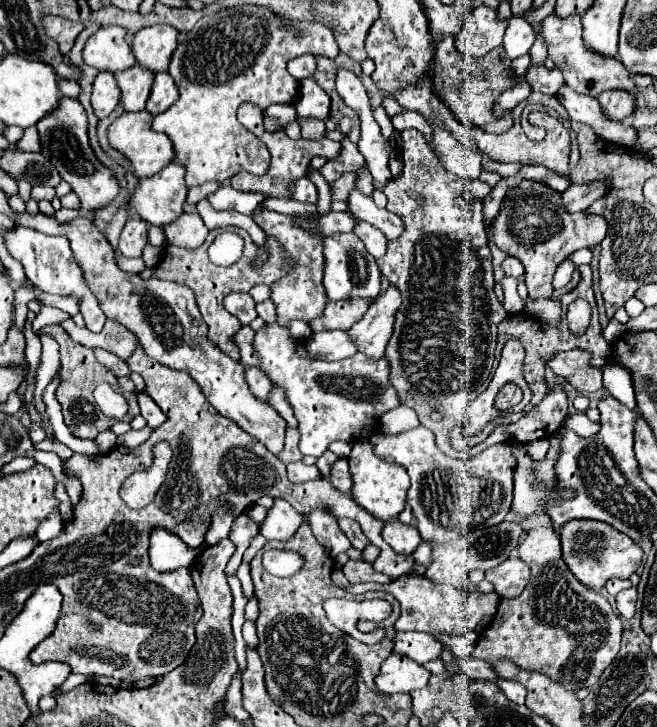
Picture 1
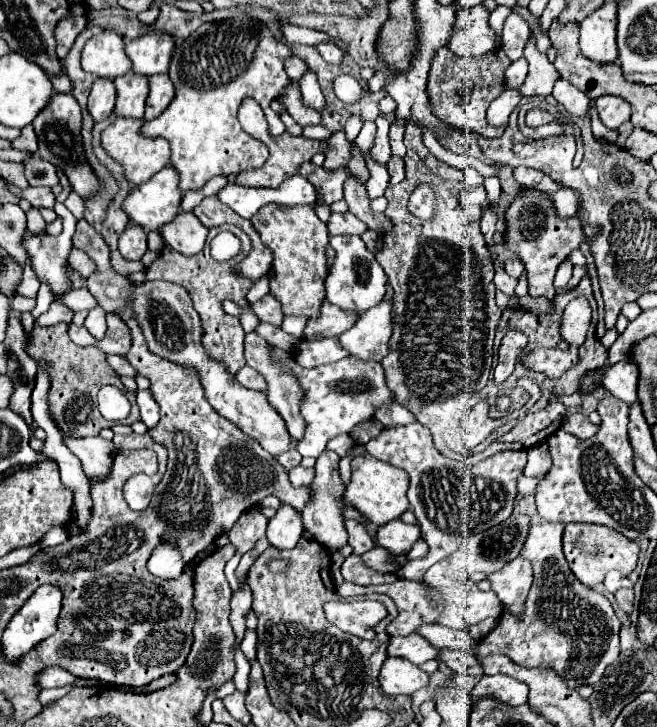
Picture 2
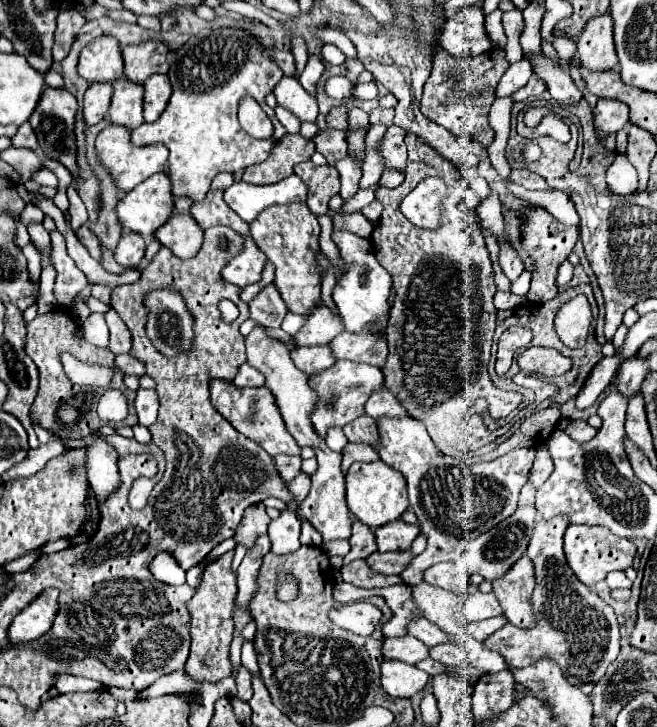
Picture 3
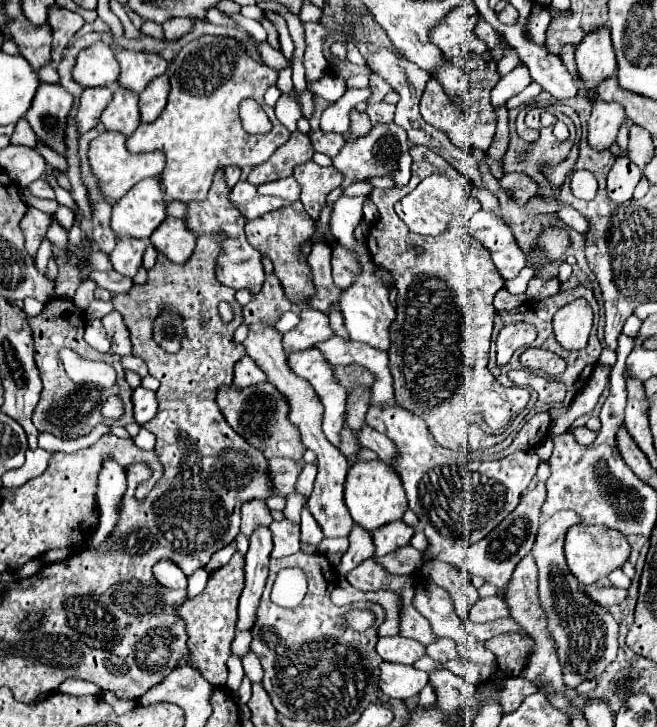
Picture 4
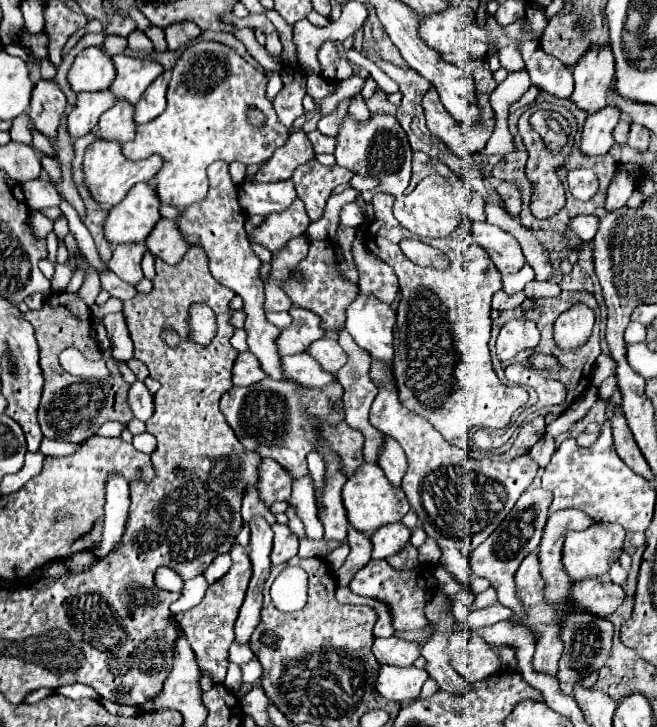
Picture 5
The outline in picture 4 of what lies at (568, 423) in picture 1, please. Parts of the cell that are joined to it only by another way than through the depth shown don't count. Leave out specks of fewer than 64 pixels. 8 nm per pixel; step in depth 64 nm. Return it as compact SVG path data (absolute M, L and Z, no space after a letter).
M576 428L576 430L574 430L574 438L576 438L578 444L588 446L588 444L592 444L592 442L596 440L596 432L592 432L592 430L588 430L588 428Z

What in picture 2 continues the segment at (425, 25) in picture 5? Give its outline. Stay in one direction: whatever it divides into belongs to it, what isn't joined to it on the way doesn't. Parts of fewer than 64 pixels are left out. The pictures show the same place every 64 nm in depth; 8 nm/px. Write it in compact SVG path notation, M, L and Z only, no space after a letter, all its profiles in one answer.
M484 6L462 8L456 12L448 48L456 56L482 56L498 46L492 28L488 26L488 10Z

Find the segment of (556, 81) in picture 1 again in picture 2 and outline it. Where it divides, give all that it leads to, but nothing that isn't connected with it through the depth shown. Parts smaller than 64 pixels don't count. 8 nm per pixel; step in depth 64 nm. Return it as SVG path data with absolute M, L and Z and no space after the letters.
M532 32L524 48L524 58L530 64L530 72L528 72L526 82L520 86L520 96L548 96L560 74L556 72L554 64L548 62L546 54L536 48Z

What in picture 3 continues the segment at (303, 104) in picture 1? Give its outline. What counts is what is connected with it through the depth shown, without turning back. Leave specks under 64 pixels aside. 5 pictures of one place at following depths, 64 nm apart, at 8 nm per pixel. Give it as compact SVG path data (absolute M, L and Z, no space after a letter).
M310 54L308 56L308 64L300 76L300 84L304 86L306 92L310 92L312 96L316 94L316 82L320 80L320 76L324 74L324 62L318 58L318 54Z

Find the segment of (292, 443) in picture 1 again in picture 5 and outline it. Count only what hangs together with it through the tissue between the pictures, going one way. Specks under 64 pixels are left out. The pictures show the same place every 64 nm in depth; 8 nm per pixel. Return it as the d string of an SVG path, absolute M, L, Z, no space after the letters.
M266 458L260 462L260 480L256 486L260 500L270 508L274 502L290 498L292 478L278 462Z

